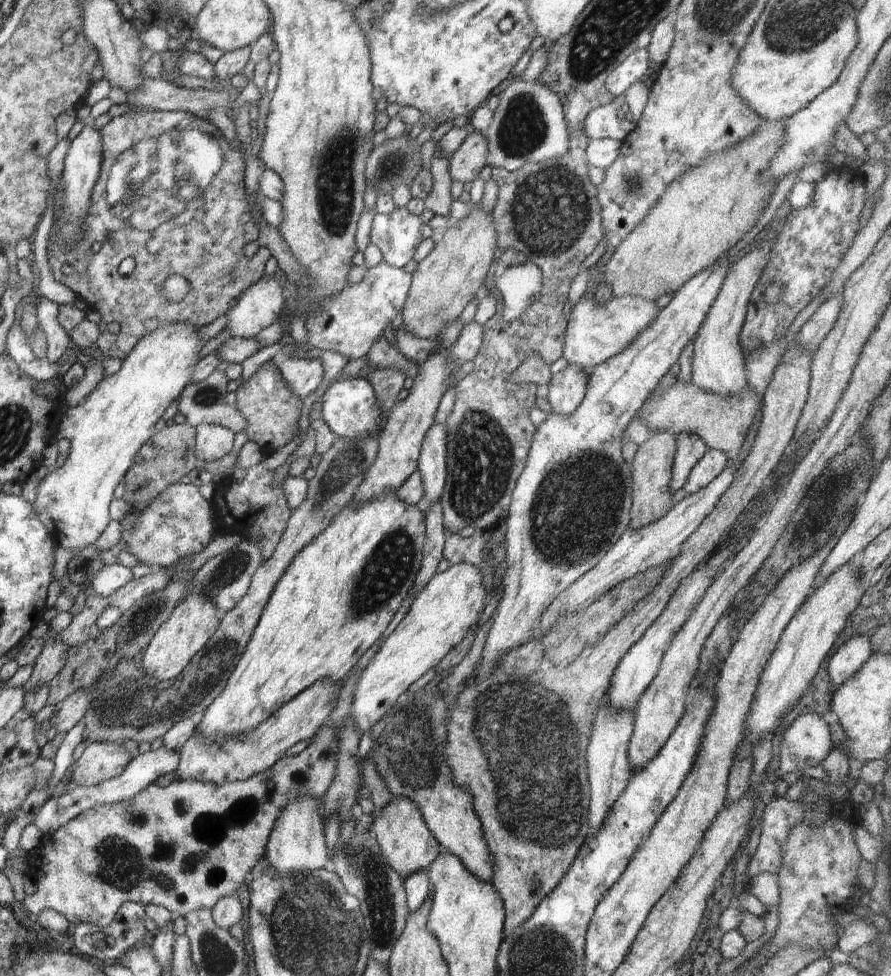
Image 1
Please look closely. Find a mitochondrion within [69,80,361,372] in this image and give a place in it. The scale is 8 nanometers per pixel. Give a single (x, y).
(152, 179)

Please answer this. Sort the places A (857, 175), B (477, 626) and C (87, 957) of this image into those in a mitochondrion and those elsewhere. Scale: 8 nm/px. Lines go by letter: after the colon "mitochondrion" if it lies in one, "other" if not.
A: other
B: other
C: other

